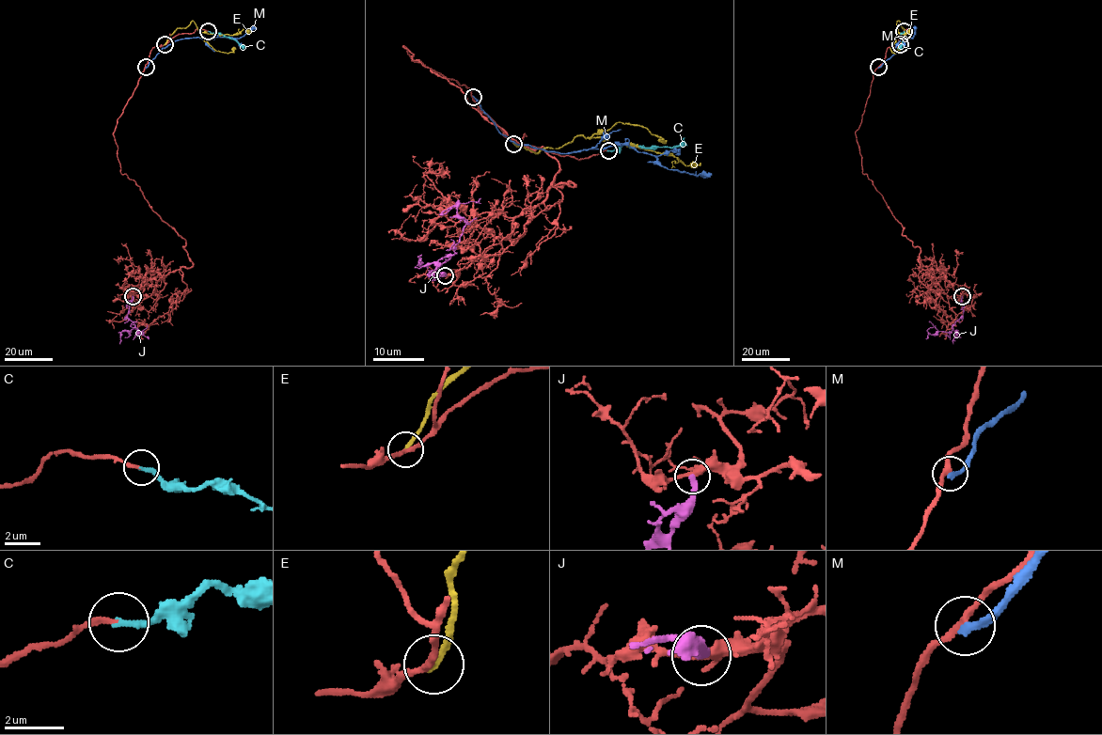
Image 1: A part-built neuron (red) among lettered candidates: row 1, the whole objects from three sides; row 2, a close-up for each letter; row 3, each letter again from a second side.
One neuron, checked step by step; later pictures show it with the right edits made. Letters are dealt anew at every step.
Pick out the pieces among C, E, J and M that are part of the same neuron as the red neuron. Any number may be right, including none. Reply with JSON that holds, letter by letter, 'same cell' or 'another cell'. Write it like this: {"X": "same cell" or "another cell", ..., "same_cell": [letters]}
{"C": "same cell", "E": "another cell", "J": "another cell", "M": "another cell", "same_cell": ["C"]}

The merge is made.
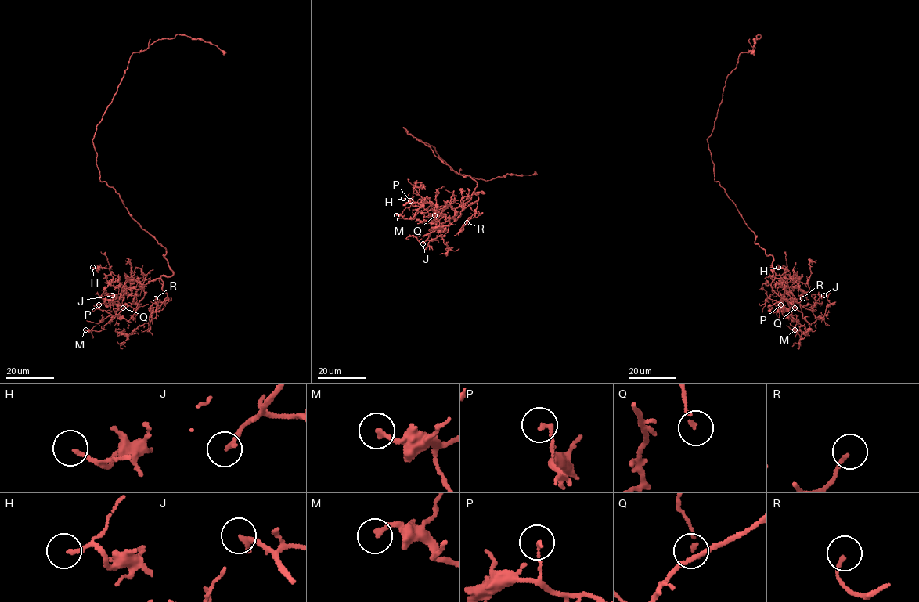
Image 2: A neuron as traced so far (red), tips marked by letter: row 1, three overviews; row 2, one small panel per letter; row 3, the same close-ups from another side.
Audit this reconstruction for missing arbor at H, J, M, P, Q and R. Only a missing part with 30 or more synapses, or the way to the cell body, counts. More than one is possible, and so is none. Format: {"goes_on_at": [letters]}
{"goes_on_at": ["J", "R"]}

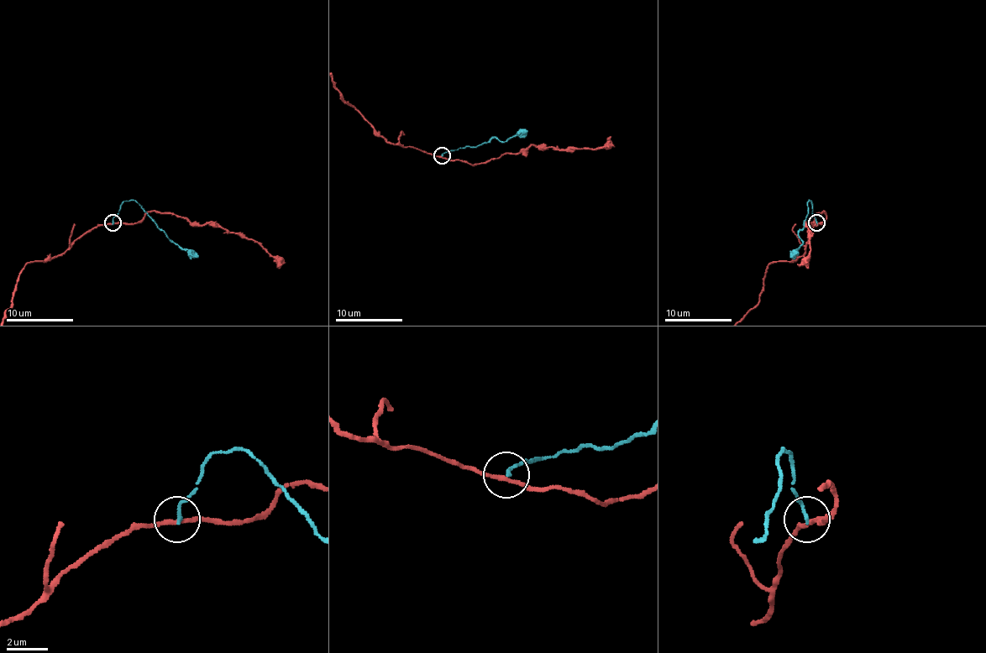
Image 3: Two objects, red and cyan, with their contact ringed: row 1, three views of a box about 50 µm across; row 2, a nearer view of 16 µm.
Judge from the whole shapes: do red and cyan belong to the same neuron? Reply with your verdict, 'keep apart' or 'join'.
keep apart

